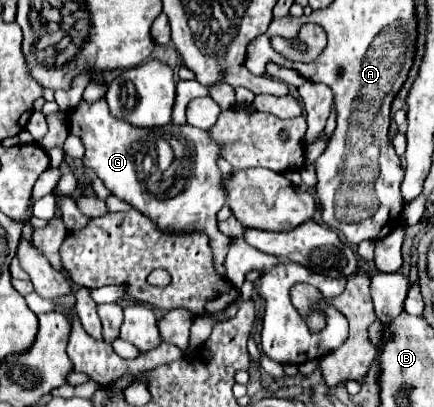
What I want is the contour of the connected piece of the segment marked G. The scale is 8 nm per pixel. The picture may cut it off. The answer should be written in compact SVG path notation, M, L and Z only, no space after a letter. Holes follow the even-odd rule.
M105 97L97 99L95 103L81 101L77 107L73 107L67 115L67 127L71 133L77 133L85 145L83 165L89 167L105 183L105 187L111 189L111 193L115 197L131 203L137 211L147 215L151 221L155 221L165 231L173 231L173 233L201 231L201 233L207 233L210 239L209 245L213 249L214 267L221 277L226 277L224 263L229 249L229 237L225 237L217 229L217 217L215 217L227 199L225 183L223 183L221 171L217 167L217 161L219 161L221 151L225 147L223 143L217 143L215 139L209 137L207 131L201 131L201 129L187 125L187 123L185 125L169 123L167 127L151 127L151 129L131 127L125 119L115 119L111 115ZM159 141L169 141L171 151L173 151L173 159L165 169L159 163L159 149L157 149Z

